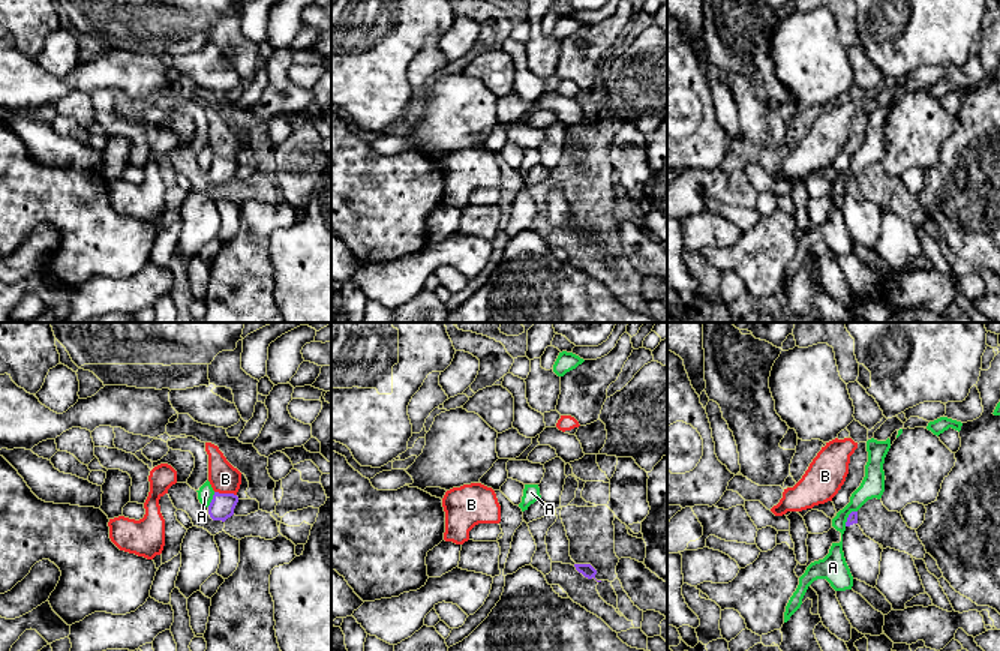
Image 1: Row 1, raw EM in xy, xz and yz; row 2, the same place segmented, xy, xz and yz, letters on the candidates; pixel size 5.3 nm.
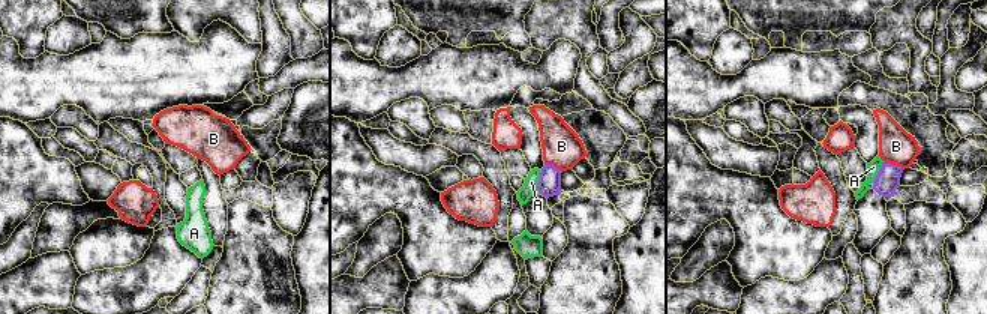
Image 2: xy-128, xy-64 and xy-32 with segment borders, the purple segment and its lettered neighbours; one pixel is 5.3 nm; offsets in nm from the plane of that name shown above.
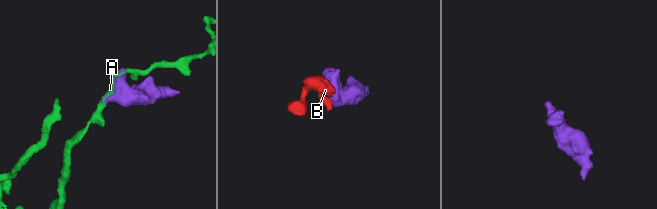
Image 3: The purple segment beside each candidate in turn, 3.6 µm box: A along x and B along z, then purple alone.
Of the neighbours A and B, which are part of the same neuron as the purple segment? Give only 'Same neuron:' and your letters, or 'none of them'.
Same neuron: none of them

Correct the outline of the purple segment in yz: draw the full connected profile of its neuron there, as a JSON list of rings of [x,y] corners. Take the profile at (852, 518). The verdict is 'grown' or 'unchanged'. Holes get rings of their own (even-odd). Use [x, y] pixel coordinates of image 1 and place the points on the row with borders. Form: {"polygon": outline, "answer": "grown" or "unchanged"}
{"polygon": [[[852,512],[847,518],[843,552],[853,579],[876,588],[883,549],[864,534],[858,525],[858,512]]], "answer": "grown"}

